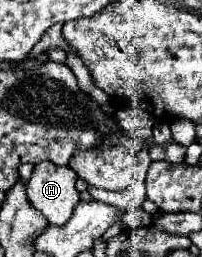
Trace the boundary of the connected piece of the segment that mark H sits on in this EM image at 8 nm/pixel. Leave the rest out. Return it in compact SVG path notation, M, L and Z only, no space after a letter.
M41 161L33 167L33 175L27 183L27 199L39 213L43 213L49 225L63 225L79 203L75 181L77 175L69 167Z

